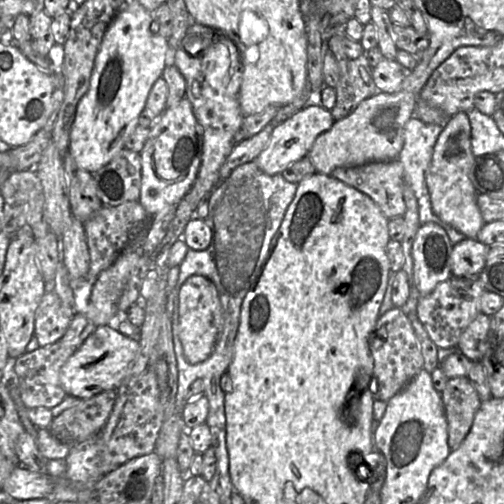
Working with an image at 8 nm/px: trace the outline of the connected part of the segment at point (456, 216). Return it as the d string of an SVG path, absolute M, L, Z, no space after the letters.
M458 112L448 119L441 131L425 173L432 211L466 238L476 238L485 222L477 205L477 190L470 178L475 162L471 148L471 127L466 112Z

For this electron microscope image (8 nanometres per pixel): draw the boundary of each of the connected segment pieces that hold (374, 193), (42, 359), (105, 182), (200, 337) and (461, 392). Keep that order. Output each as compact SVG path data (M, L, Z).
M398 158L357 167L338 167L330 176L368 195L388 219L405 214L404 166Z
M76 313L60 340L51 345L39 347L32 352L26 352L14 361L10 361L18 381L21 403L24 408L46 407L52 409L63 401L67 394L61 387L60 369L95 329L96 326L86 315Z
M123 148L105 166L92 173L102 205L118 206L139 201L141 161L139 153Z
M192 275L181 285L177 295L179 338L188 363L205 361L212 353L223 325L222 309L214 284L200 275Z
M467 377L450 378L441 398L448 423L448 444L453 451L469 433L482 401Z

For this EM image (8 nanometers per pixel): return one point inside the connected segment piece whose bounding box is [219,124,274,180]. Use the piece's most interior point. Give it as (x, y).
(247, 150)

